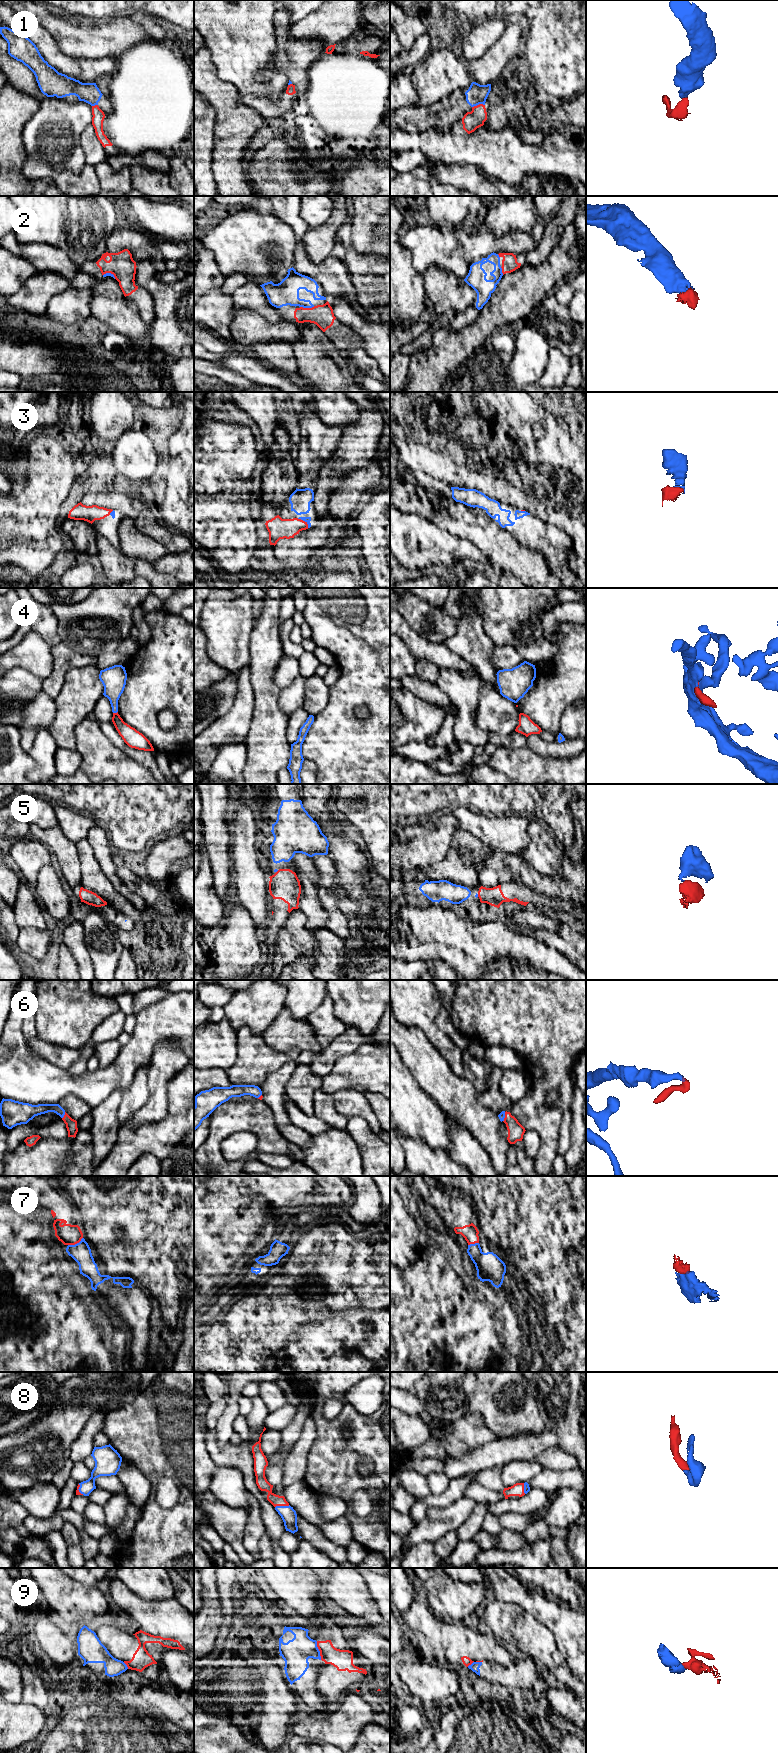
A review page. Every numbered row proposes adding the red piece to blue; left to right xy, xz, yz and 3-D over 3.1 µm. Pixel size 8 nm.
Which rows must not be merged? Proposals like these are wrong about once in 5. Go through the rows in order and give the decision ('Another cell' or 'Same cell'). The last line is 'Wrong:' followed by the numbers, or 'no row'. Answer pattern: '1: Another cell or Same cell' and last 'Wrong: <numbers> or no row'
1: Another cell
2: Same cell
3: Same cell
4: Same cell
5: Same cell
6: Same cell
7: Same cell
8: Same cell
9: Another cell
Wrong: 1, 9

